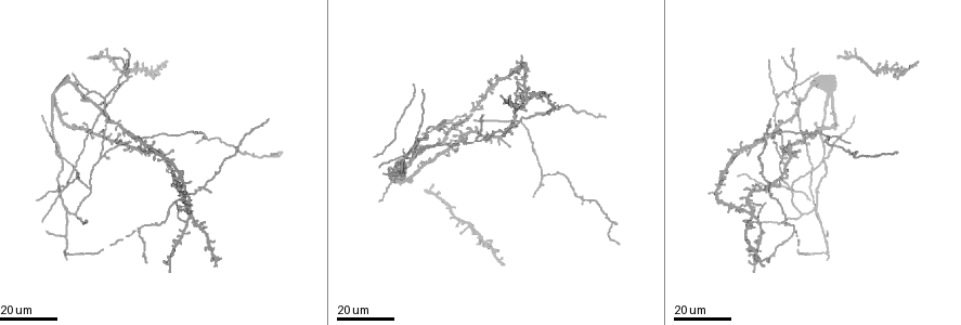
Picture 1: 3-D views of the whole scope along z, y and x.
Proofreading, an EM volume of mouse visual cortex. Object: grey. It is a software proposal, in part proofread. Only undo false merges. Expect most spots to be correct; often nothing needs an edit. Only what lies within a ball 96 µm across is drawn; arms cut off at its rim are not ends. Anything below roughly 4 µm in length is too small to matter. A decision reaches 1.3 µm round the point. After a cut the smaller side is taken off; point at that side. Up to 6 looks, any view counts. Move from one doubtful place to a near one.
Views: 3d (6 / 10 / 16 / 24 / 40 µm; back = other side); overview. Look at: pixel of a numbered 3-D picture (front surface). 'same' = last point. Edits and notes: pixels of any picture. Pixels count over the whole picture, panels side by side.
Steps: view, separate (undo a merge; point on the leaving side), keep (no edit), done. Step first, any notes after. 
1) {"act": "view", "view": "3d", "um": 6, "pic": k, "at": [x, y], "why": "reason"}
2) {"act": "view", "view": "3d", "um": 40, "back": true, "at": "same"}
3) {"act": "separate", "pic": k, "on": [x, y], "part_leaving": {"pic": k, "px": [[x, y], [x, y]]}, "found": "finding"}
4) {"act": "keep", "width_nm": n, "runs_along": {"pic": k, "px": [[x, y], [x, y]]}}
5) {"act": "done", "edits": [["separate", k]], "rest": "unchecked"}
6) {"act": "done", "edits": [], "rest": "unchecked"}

{"act": "view", "view": "3d", "um": 16, "pic": 1, "at": [769, 187], "why": "four or more arms meet"}

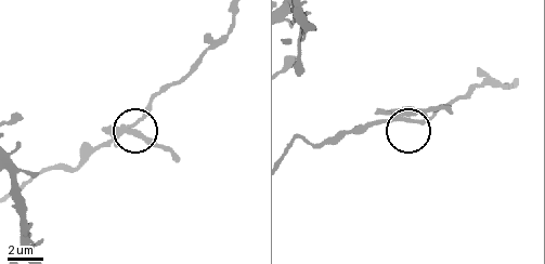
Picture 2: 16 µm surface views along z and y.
{"act": "view", "view": "3d", "um": 6, "pic": 2, "at": [409, 113], "why": "closer look"}

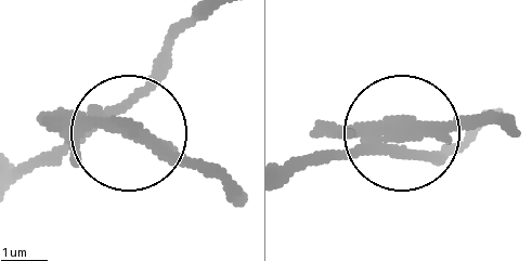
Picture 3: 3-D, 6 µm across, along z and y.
{"act": "separate", "pic": 3, "on": [153, 147], "part_leaving": {"pic": 3, "px": [[102, 114], [203, 160], [245, 198]]}, "found": "two neurons meet here"}

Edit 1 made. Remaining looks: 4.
{"act": "view", "view": "overview"}

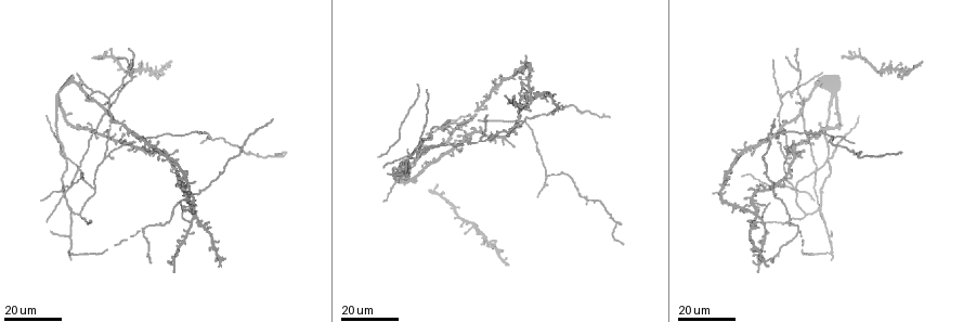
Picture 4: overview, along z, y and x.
{"act": "view", "view": "3d", "um": 16, "pic": 4, "at": [743, 207], "why": "looks like a crossing"}

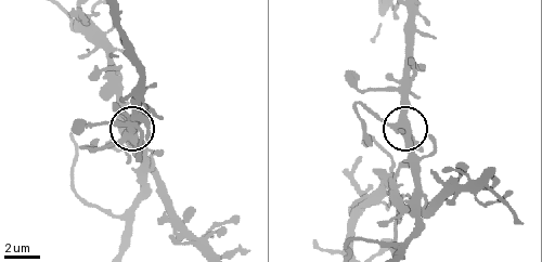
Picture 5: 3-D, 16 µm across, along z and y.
{"act": "view", "view": "3d", "um": 6, "pic": 5, "at": [397, 125], "why": "closer look"}

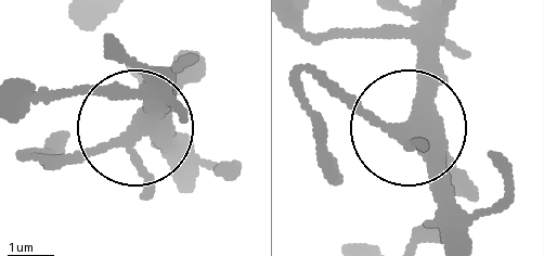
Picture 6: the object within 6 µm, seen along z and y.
{"act": "keep", "runs_along": {"pic": 6, "px": [[183, 179], [137, 128], [59, 167]]}, "found": "all the same neuron"}

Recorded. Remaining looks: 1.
{"act": "done", "edits": [["separate", 3]], "rest": "unchecked"}

